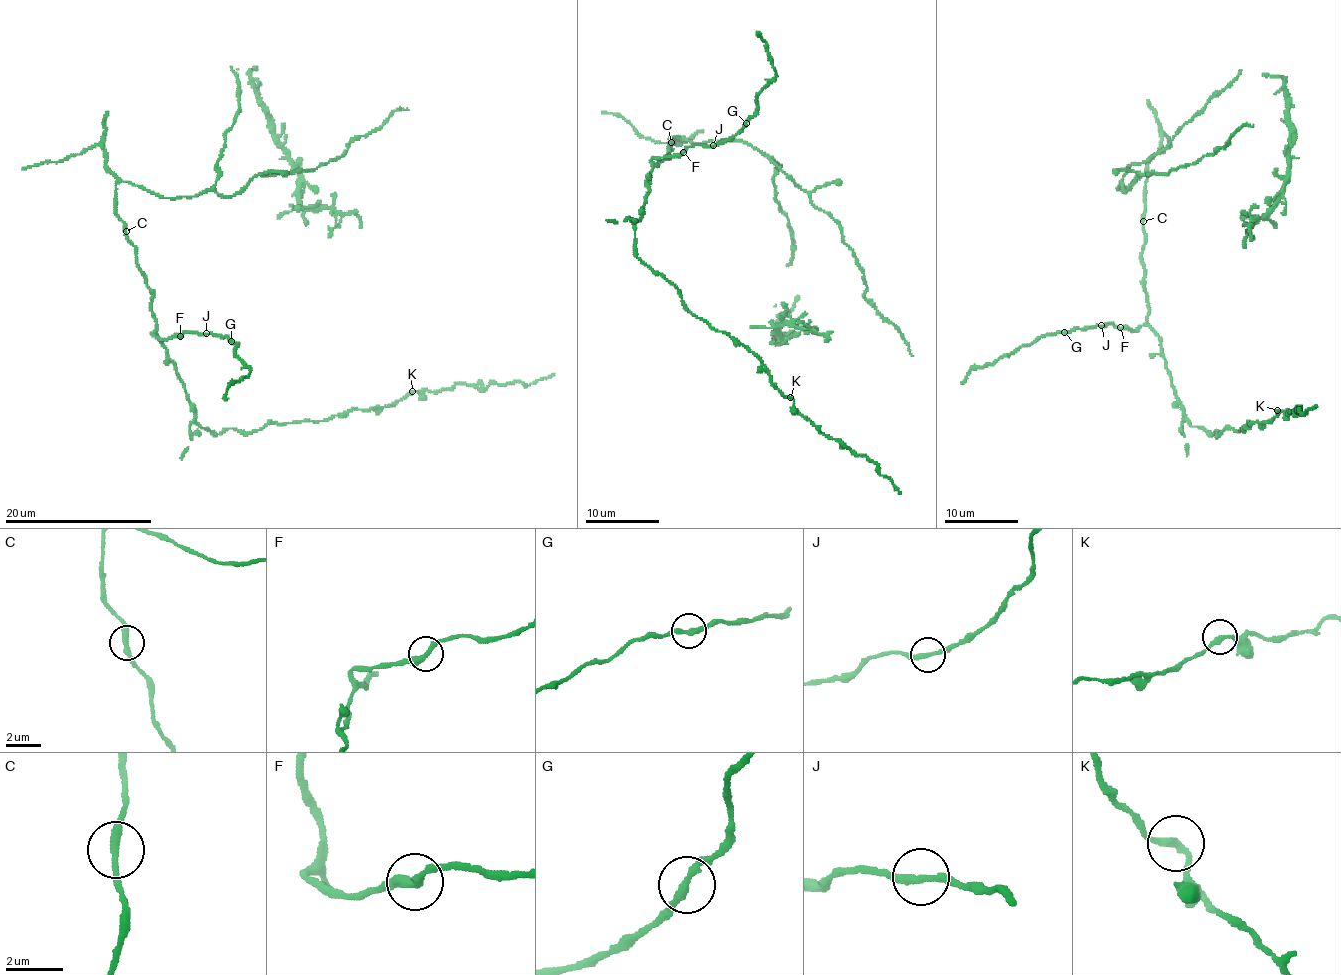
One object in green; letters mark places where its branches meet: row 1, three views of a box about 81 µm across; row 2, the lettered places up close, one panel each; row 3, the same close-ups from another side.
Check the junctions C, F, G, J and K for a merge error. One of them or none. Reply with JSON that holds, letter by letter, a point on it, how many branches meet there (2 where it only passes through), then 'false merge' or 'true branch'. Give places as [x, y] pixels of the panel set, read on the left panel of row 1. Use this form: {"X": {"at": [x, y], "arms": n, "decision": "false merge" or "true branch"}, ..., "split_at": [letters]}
{"C": {"at": [126, 231], "arms": 2, "decision": "true branch"}, "F": {"at": [180, 336], "arms": 2, "decision": "true branch"}, "G": {"at": [231, 341], "arms": 2, "decision": "true branch"}, "J": {"at": [206, 333], "arms": 2, "decision": "true branch"}, "K": {"at": [412, 391], "arms": 2, "decision": "true branch"}, "split_at": []}

